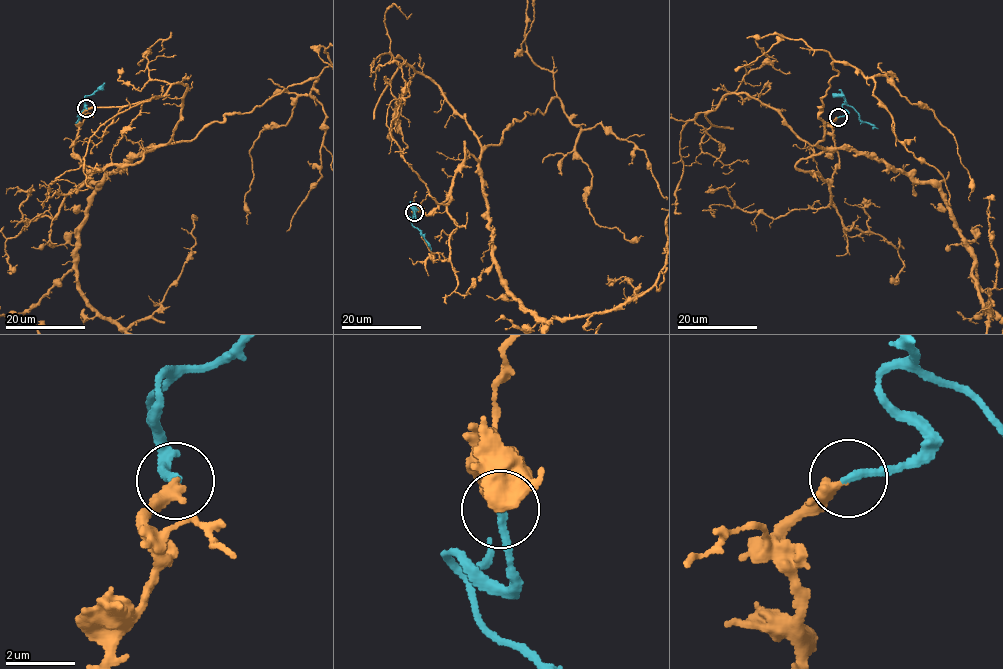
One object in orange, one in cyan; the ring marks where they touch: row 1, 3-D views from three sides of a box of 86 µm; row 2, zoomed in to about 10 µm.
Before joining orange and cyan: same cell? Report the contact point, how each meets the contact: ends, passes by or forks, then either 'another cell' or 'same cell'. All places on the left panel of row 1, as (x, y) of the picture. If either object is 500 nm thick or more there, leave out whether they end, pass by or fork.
(86, 108) | orange passes by | cyan ends | same cell

